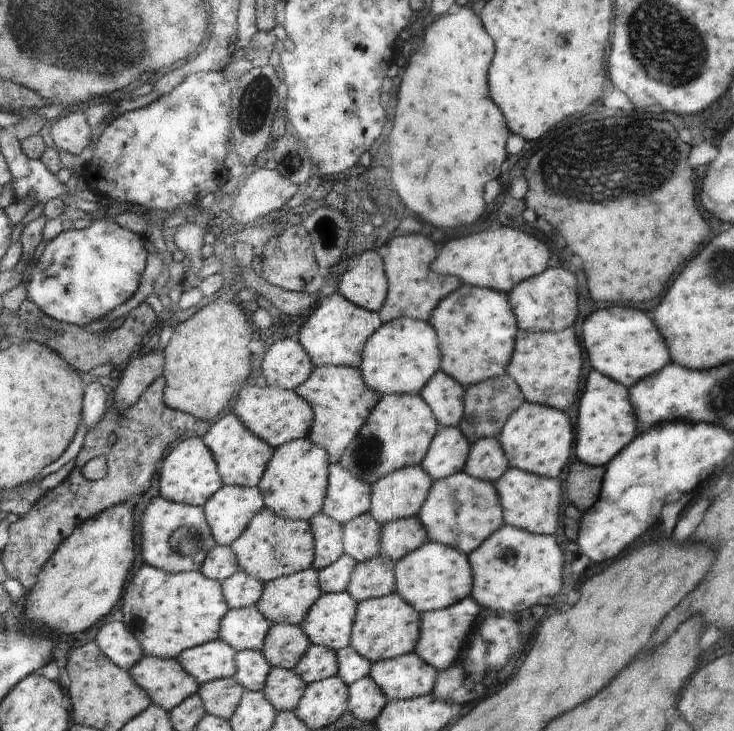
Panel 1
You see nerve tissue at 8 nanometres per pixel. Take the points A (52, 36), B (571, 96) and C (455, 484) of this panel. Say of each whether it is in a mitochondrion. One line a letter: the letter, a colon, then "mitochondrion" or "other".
A: mitochondrion
B: other
C: other

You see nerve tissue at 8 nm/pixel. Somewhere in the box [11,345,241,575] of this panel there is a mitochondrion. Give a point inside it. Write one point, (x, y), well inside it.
(188, 542)

